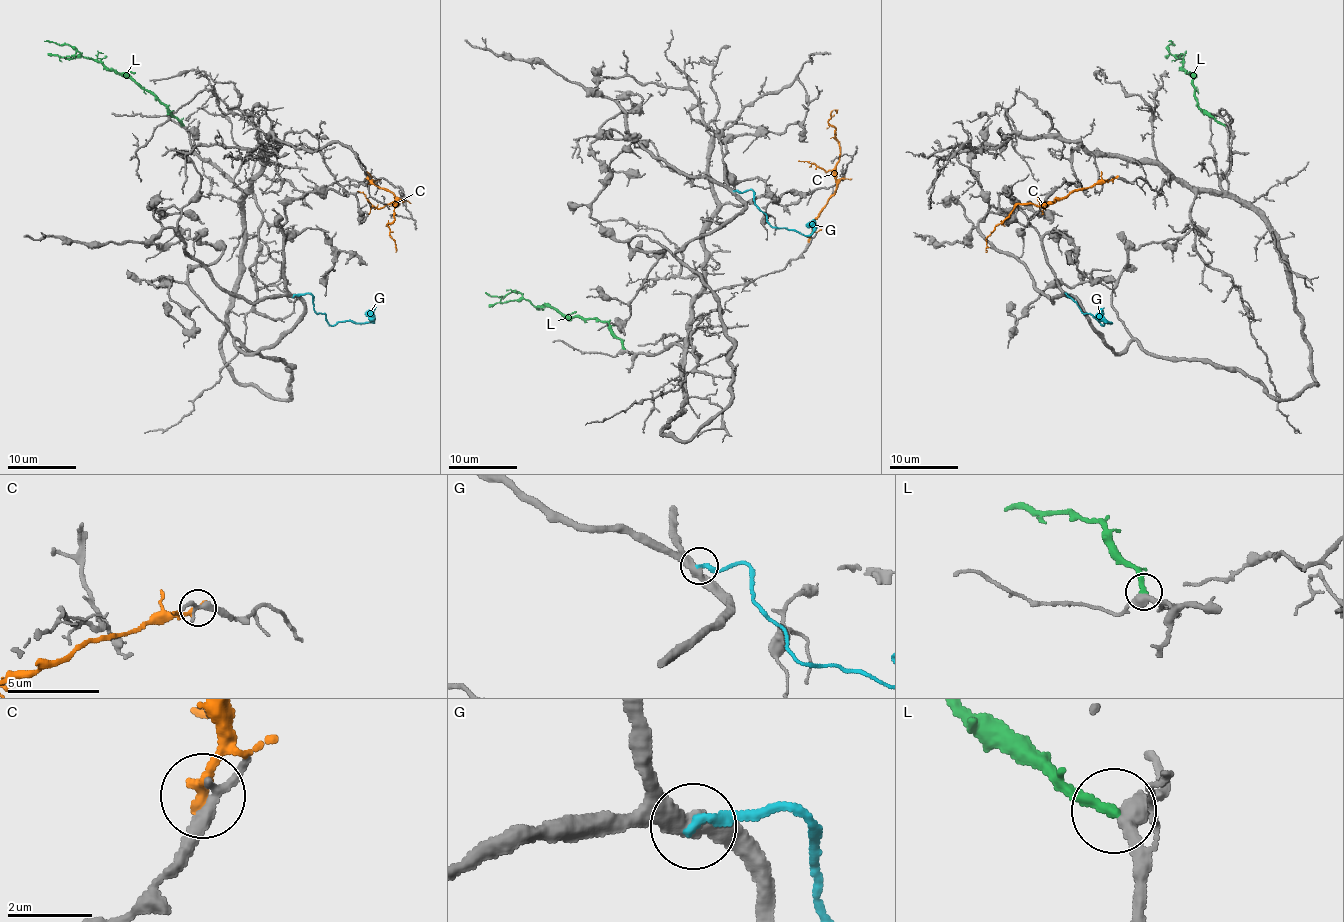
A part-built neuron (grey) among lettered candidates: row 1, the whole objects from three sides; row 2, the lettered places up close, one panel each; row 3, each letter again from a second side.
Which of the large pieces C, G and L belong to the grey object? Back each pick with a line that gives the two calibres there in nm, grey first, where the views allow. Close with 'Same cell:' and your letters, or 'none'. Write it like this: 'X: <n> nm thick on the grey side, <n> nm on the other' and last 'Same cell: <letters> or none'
L: 420 nm thick on the grey side, 280 nm on the other
Same cell: L

